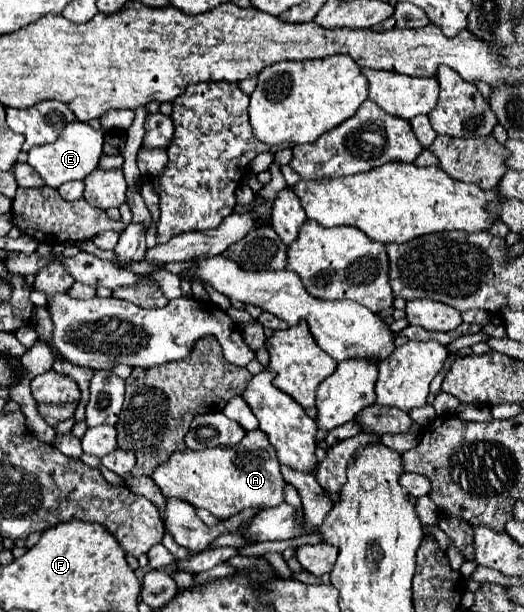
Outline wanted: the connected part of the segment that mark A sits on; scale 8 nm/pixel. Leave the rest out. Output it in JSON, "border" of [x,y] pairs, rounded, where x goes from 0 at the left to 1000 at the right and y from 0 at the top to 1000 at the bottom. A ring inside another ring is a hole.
{"border":[[[496,703],[469,706],[450,729],[416,729],[393,735],[344,735],[332,739],[290,775],[290,788],[317,814],[340,814],[370,830],[393,830],[405,843],[427,850],[454,840],[466,830],[511,830],[542,820],[542,781],[534,775],[534,755],[523,729]]]}

